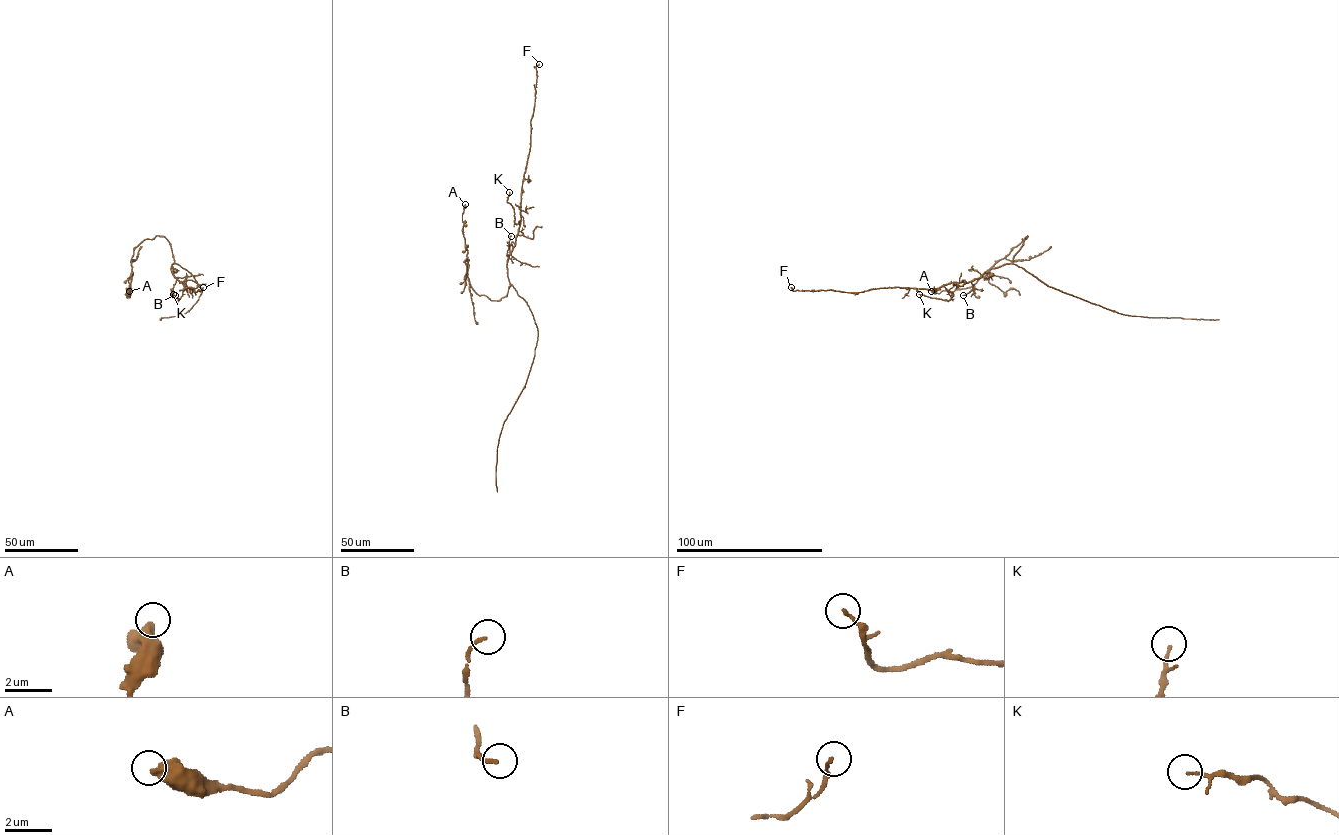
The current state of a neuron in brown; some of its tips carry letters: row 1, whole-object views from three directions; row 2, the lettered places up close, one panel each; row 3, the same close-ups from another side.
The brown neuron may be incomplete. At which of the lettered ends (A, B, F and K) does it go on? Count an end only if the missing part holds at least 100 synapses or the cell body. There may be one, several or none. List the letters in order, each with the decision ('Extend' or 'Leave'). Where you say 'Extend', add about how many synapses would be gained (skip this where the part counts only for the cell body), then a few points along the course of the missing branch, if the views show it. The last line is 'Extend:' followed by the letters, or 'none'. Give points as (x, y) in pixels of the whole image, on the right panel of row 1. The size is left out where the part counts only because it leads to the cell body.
A: Leave
B: Leave
F: Leave
K: Leave
Extend: none

